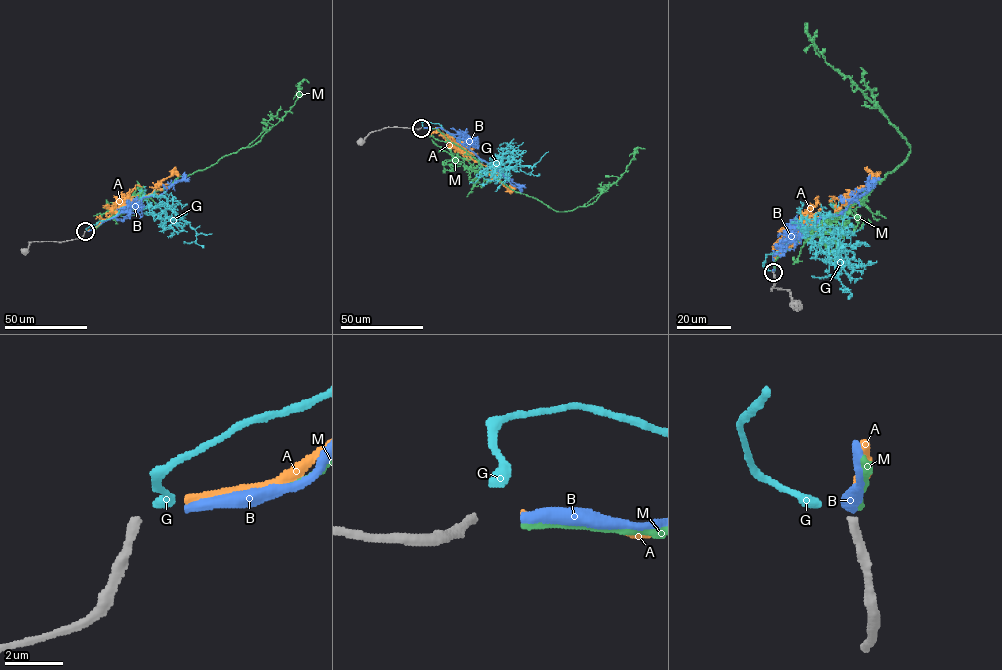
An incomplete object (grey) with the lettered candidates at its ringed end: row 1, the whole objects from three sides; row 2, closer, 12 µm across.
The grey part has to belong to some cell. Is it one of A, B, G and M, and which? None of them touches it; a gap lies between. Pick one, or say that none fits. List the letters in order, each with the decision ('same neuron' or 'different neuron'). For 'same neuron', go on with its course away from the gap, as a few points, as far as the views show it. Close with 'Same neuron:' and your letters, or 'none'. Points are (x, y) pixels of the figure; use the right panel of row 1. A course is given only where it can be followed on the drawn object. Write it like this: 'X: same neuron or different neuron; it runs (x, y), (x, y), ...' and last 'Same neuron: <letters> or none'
A: different neuron
B: same neuron; it runs (773, 271), (772, 257), (794, 238), (799, 238), (820, 217), (839, 213), (881, 179)
G: different neuron
M: different neuron
Same neuron: B

